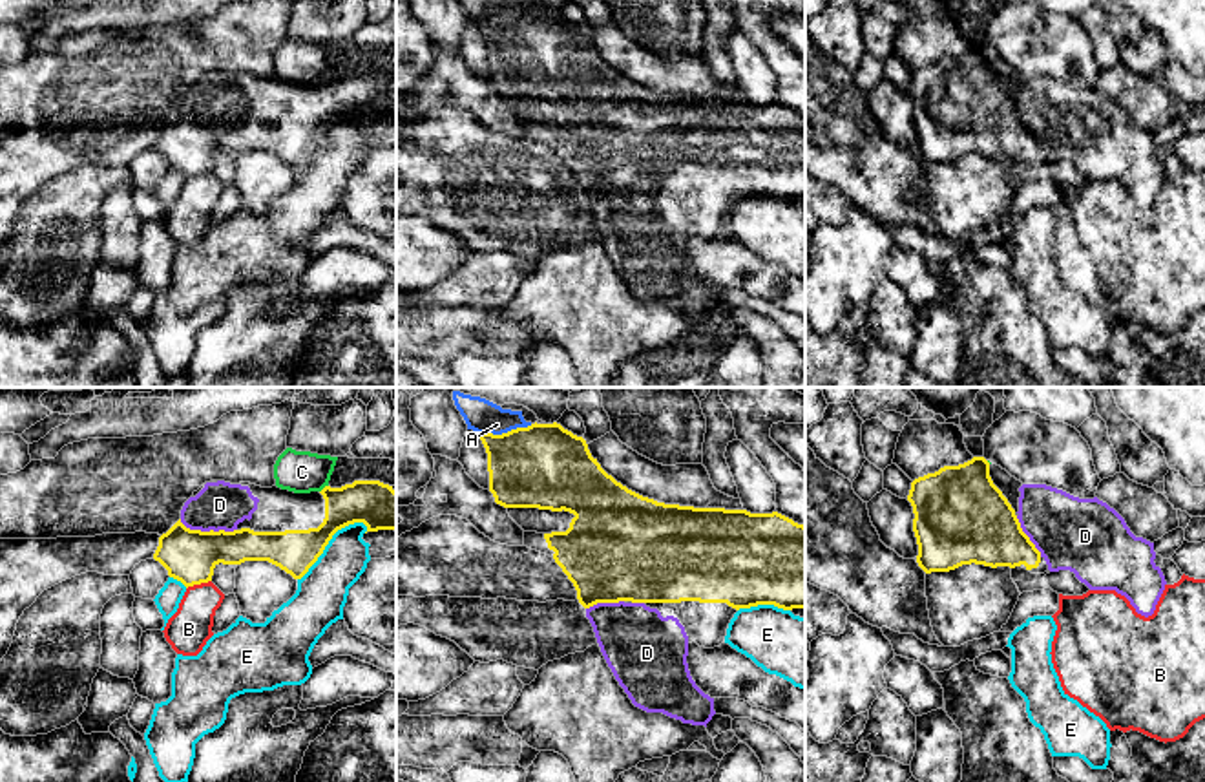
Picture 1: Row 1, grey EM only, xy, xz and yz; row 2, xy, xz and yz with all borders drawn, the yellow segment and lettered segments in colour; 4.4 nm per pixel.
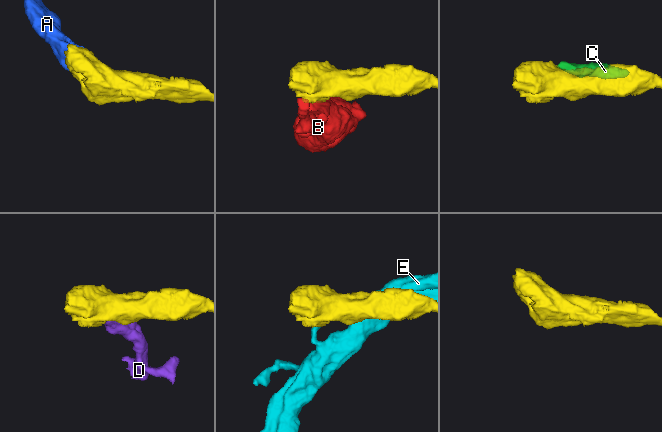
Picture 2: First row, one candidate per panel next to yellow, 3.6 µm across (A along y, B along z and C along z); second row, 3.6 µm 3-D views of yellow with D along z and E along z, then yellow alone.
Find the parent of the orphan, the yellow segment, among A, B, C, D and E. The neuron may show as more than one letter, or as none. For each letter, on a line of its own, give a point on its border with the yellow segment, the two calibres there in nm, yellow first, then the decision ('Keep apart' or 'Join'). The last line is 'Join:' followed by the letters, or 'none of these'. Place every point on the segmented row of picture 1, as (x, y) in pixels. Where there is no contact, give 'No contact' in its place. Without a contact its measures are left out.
A: Touches yellow at xz (508, 432). Thickness 380 nm (yellow) against 150 nm. Join
B: Touches yellow at xy (198, 583). Thickness 240 nm (yellow) against 190 nm. Keep apart
C: Touches yellow at xy (324, 488). Thickness 200 nm (yellow) against 190 nm. Keep apart
D: Touches yellow at xy (210, 530). Thickness 240 nm (yellow) against 220 nm. Join
E: Touches yellow at xy (329, 539). Thickness 200 nm (yellow) against 220 nm. Keep apart
Join: A, D

